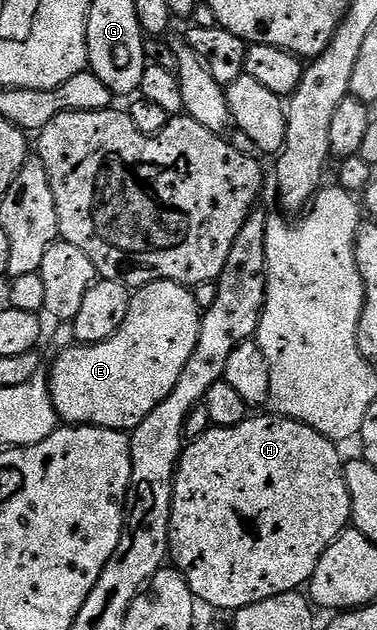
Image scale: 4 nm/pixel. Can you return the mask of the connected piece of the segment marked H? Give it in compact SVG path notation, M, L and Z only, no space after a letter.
M264 413L253 414L233 427L212 427L202 437L191 440L180 456L180 463L176 467L176 480L172 486L172 512L168 530L171 562L176 562L173 563L175 570L183 575L193 596L201 604L209 603L210 606L229 613L235 613L241 607L254 605L258 601L266 601L266 597L278 597L287 591L303 588L312 578L322 553L326 553L329 545L346 530L352 517L352 502L344 480L344 463L340 459L339 449L336 448L339 446L296 419L286 419L275 413L260 414Z

